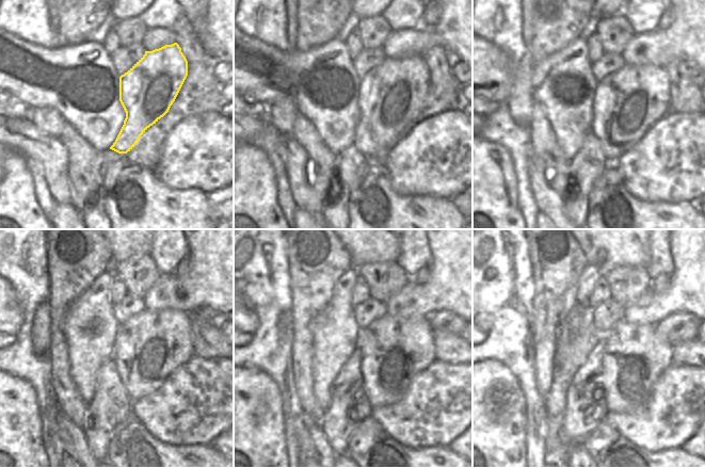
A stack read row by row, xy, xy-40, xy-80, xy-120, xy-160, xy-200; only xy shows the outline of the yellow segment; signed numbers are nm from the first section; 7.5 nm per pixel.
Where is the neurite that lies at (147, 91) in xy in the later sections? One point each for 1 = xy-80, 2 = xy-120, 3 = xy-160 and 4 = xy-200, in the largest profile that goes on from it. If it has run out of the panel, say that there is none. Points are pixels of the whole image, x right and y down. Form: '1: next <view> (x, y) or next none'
1: next xy-80 (629, 101)
2: next xy-120 (148, 347)
3: next xy-160 (394, 350)
4: next xy-200 (635, 355)

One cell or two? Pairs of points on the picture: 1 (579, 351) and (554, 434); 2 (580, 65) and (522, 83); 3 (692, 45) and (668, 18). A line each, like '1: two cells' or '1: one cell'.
1: one cell
2: two cells
3: two cells

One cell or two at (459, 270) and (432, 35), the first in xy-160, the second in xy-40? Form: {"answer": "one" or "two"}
{"answer": "one"}

